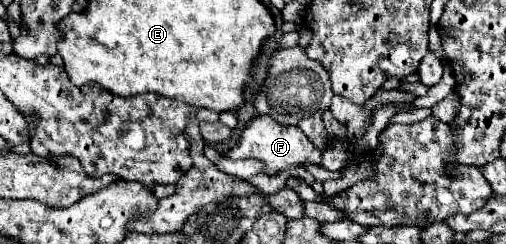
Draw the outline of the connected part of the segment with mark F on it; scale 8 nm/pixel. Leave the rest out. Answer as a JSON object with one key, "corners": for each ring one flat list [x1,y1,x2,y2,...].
{"corners":[[255,116,245,130,241,132,239,140,235,142,235,146,231,150,225,152,227,158,231,160,239,160,239,158,255,158,259,162,265,164,263,172,267,176,275,176,283,170,289,170,293,166,301,166,301,164,319,164,321,162,321,150,317,150,317,146,313,146,313,142,297,128,297,126,283,126,279,122,275,122,269,116]]}

